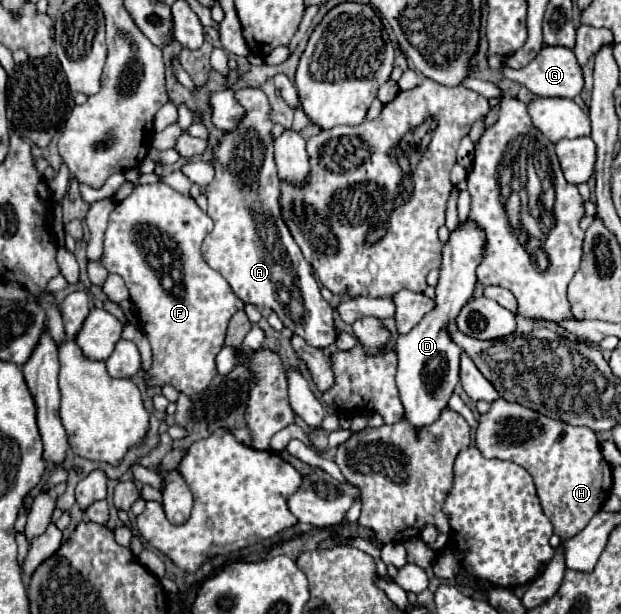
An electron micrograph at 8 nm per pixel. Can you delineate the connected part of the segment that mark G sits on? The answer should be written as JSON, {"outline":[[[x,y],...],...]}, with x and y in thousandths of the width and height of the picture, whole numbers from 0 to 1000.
{"outline":[[[874,75],[874,81],[862,91],[862,98],[855,104],[849,104],[839,114],[826,114],[826,111],[813,107],[807,114],[807,121],[820,130],[842,137],[865,156],[887,156],[887,160],[926,160],[929,153],[936,153],[939,137],[942,137],[939,114],[936,114],[923,81],[907,78],[907,75]]]}

